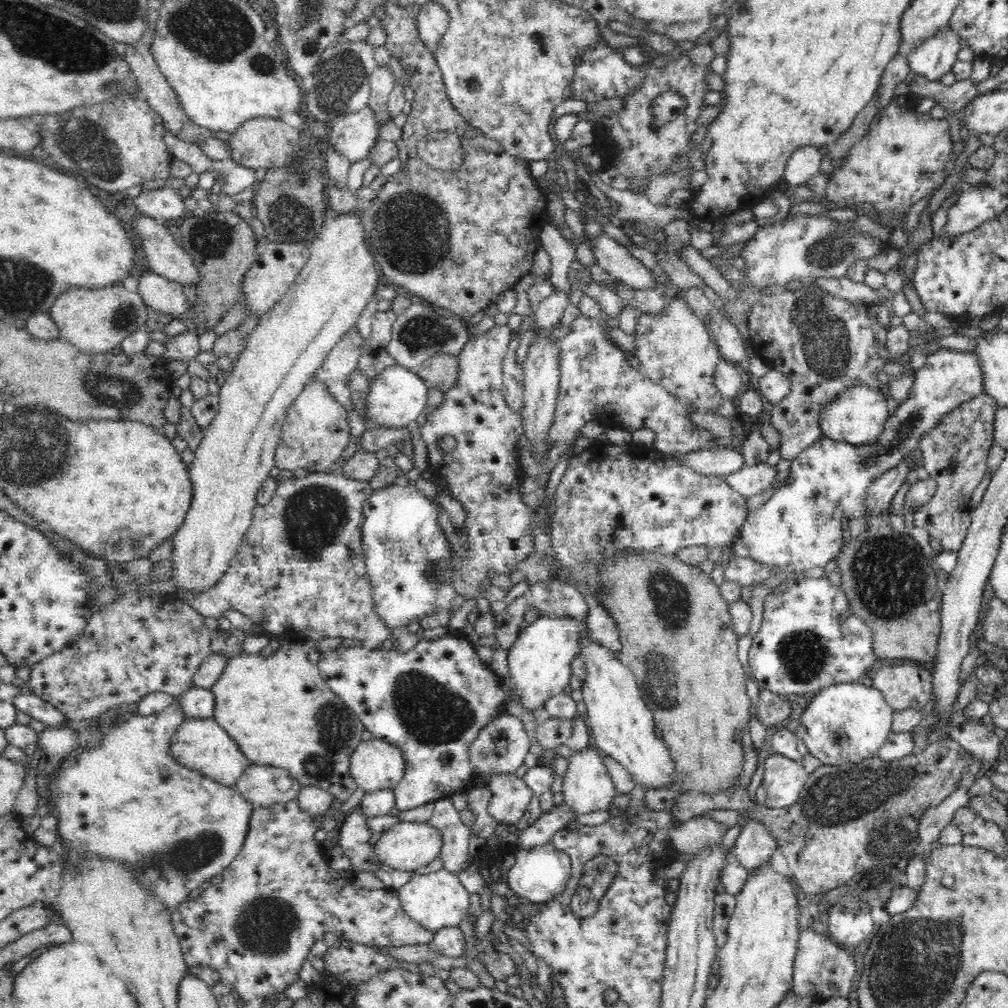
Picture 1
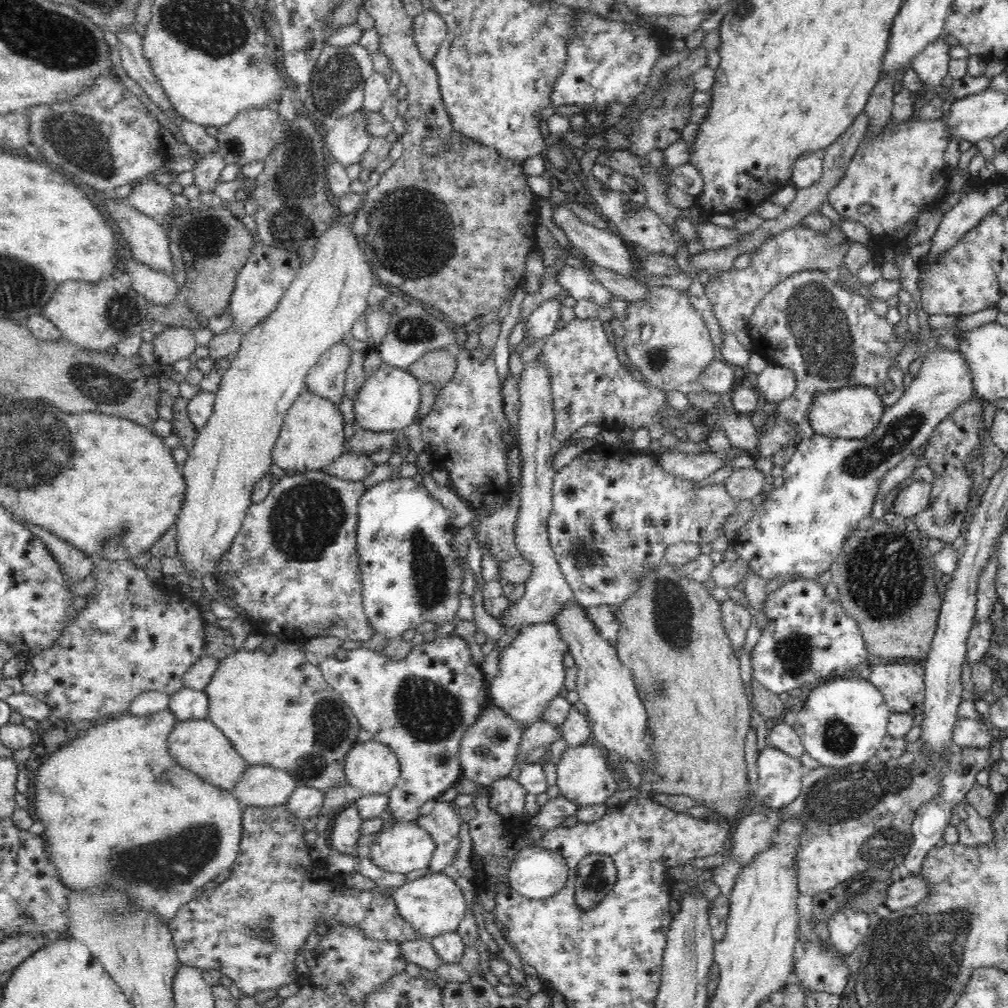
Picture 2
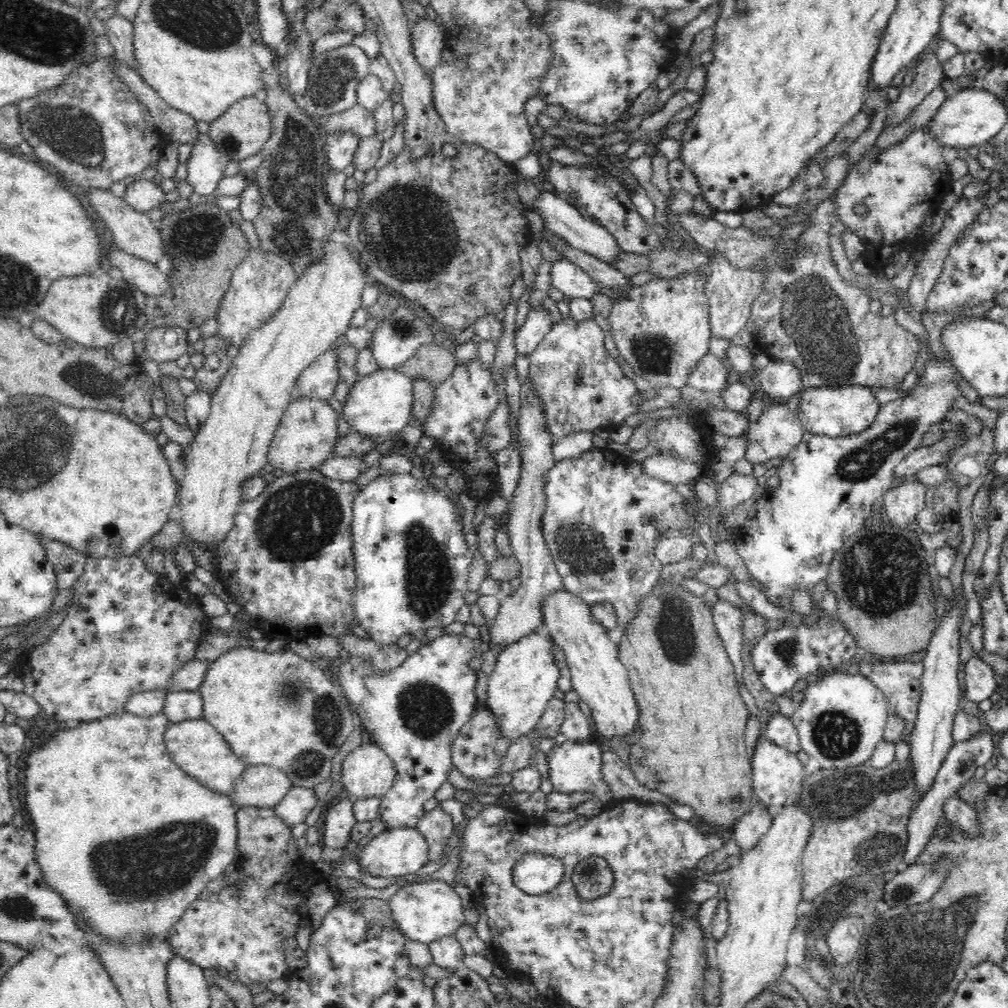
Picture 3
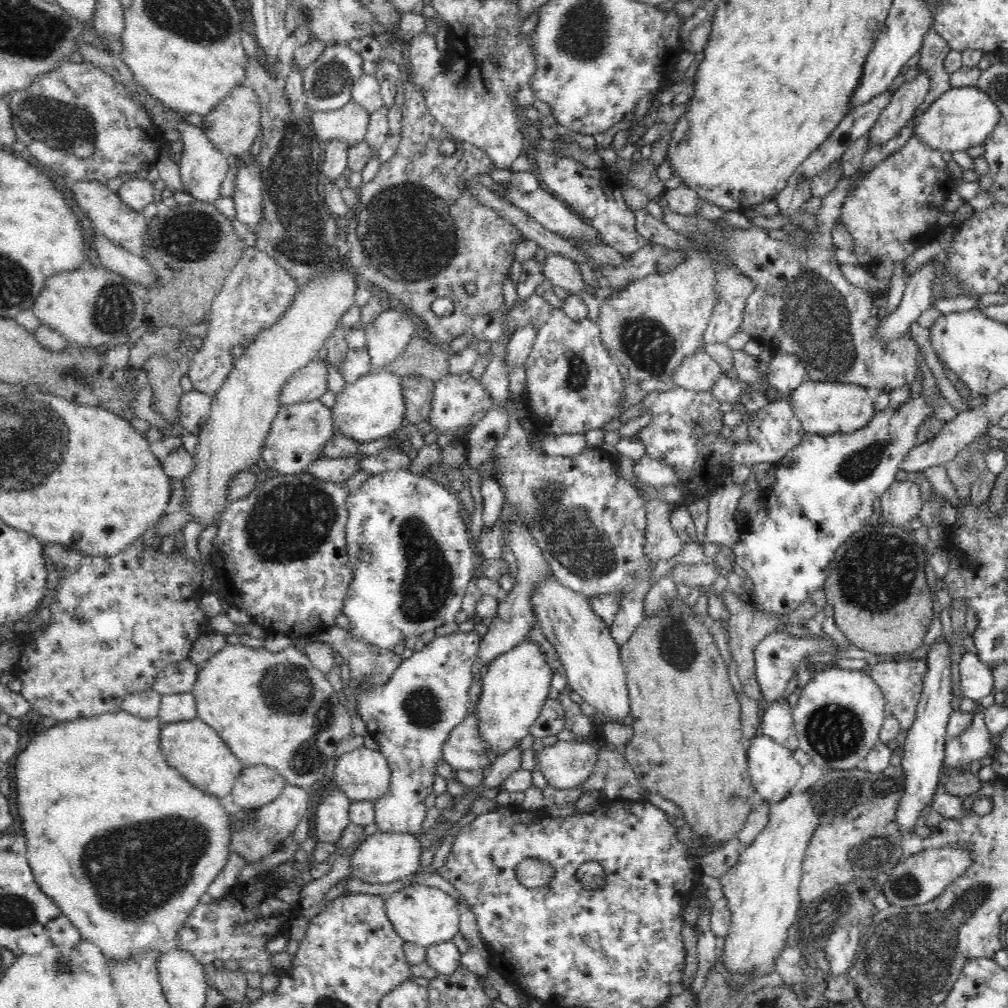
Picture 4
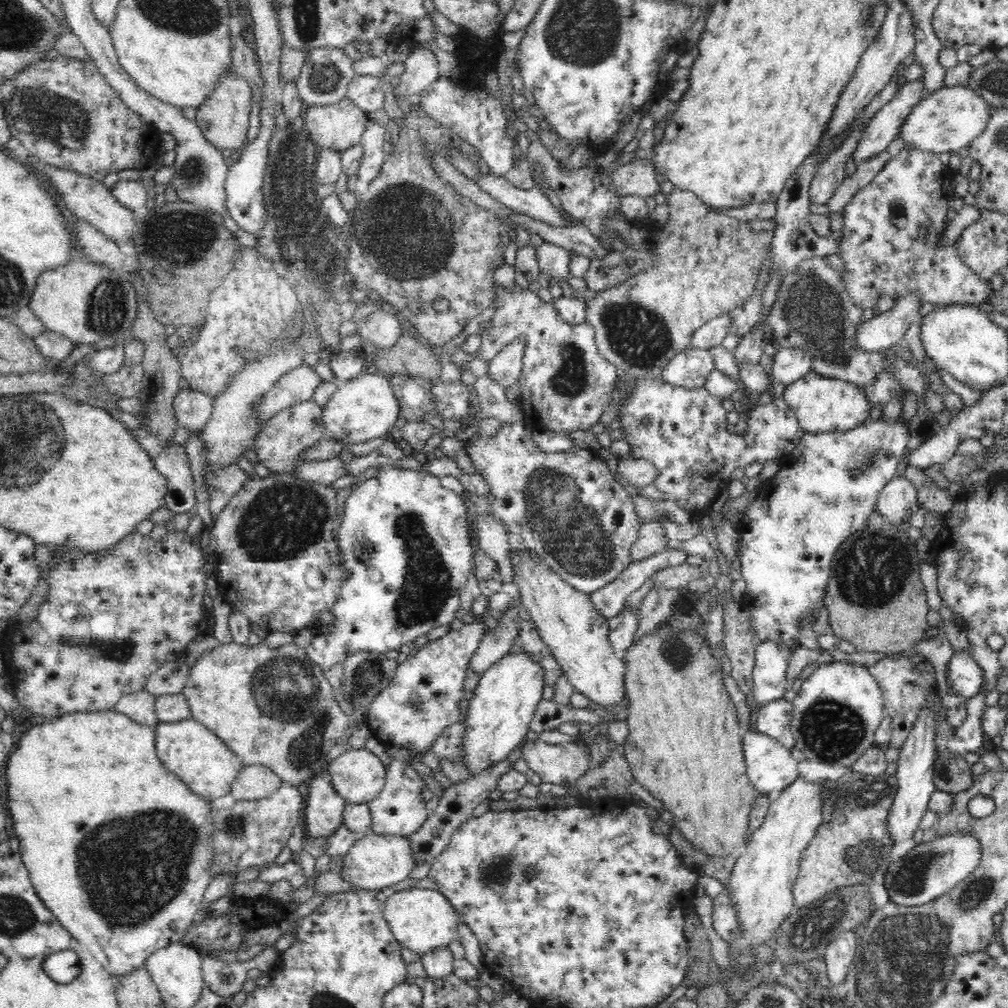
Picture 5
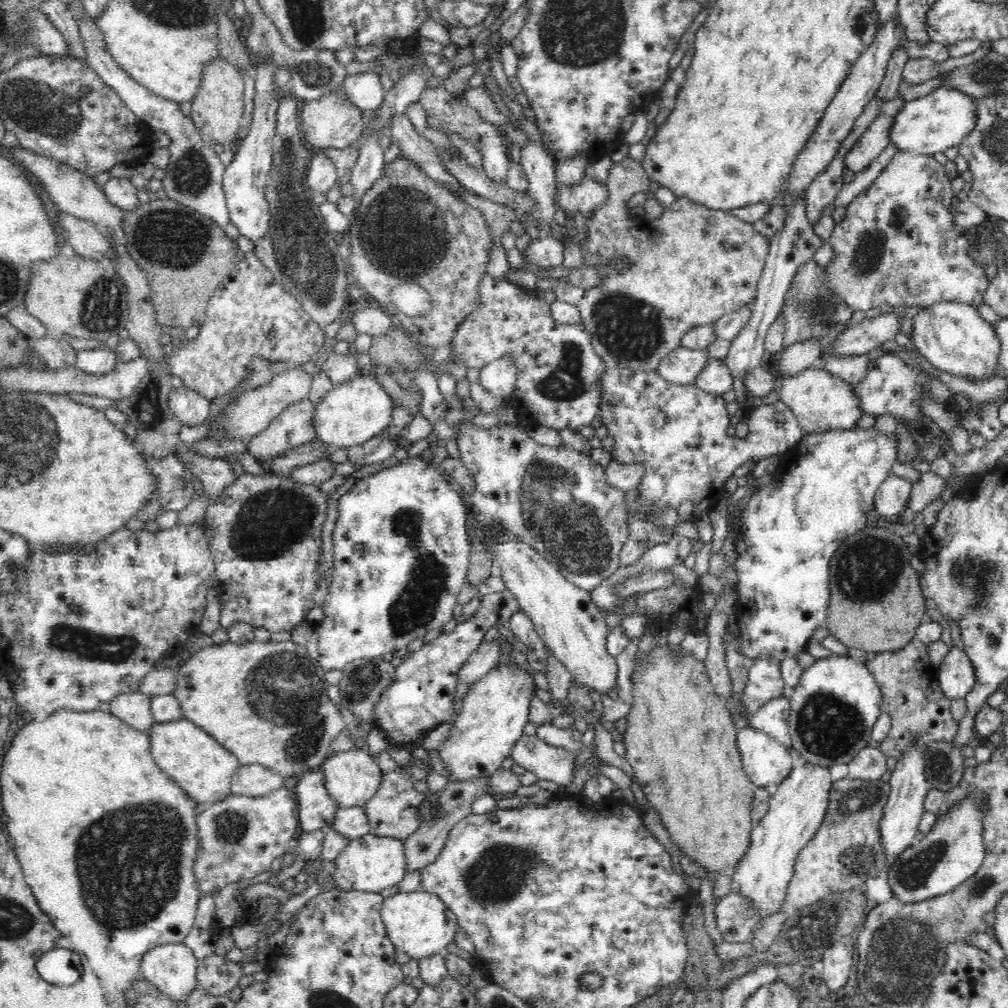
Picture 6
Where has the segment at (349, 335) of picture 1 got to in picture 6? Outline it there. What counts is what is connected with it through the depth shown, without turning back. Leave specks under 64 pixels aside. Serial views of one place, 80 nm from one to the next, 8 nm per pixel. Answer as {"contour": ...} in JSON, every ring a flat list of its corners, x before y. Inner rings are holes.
{"contour":[[290,368,273,378,273,381,262,388,256,388,244,396,238,398,238,402,228,404,226,408,227,418,225,419,225,428,231,439,249,442,256,434,268,428,272,420,282,414,288,406,295,402,308,399,312,392,312,375,304,372,302,368]]}

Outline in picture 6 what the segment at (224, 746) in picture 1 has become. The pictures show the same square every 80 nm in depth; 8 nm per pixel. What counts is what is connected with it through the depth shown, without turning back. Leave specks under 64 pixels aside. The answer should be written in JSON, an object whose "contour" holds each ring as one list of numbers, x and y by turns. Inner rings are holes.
{"contour":[[184,718,176,721,155,723,150,730,150,748,152,756,159,764,159,768,165,774,171,776,172,780,179,782,179,786,188,790,187,794,198,803,216,803,228,798,231,795,231,784,236,772,241,768,241,764,232,751,224,748,216,738,208,734,208,731,196,725,196,723]]}

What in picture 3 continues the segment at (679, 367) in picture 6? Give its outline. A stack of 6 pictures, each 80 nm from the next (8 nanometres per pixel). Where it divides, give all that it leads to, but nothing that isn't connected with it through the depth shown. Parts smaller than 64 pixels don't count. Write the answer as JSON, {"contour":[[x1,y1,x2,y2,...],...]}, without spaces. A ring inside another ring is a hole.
{"contour":[[708,354,703,362,692,370,688,385,710,395,718,395,728,386,728,368,723,360,718,360,714,354]]}

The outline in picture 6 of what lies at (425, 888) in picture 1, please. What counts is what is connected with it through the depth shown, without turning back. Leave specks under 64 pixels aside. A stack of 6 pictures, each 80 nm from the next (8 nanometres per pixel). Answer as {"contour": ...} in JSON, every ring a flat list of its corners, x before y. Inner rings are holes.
{"contour":[[416,890,416,892,398,892,386,898,381,917,386,925,388,937,396,945,396,950,406,951,410,958,421,959,440,953,448,948,456,936,459,927,456,915,443,902,438,894]]}

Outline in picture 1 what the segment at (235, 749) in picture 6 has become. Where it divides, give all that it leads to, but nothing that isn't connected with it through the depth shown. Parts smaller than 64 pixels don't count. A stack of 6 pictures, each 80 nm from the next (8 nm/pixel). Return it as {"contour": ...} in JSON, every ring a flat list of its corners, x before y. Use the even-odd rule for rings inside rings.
{"contour":[[285,640,270,656,261,653,230,657,227,669,219,681,212,686,216,695,214,718,220,726,236,739,240,750,254,765,271,765,285,769,292,778,301,782,303,787,322,788,348,800,359,788,351,776,352,754,362,742,364,723,356,713,327,685,318,665,307,659,306,645]]}

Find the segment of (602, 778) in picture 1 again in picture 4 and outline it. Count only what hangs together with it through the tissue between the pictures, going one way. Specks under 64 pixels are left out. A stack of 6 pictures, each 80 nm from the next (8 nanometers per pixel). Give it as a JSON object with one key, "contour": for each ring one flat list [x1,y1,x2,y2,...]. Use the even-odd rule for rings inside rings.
{"contour":[[580,739,558,741,552,746,544,746,535,754,536,764,544,775,547,785,559,790,571,790,588,782,596,767,599,750,592,744,582,742]]}

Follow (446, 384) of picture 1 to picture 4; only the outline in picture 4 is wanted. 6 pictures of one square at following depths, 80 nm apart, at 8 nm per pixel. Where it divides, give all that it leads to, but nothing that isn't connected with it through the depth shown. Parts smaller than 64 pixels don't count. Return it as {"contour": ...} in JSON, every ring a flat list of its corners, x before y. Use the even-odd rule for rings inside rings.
{"contour":[[418,338,408,346,405,354,400,359,397,359,392,365,387,367,387,370,401,377,420,375,438,384,441,378,448,375,450,360,450,354,442,350,437,344,429,344,426,340]]}

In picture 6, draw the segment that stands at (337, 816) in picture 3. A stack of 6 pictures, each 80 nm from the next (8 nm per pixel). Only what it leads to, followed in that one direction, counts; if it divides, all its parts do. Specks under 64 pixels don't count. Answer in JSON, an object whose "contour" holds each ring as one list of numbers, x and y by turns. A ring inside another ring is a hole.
{"contour":[[322,769,305,773,298,780,291,783,299,800,299,822,304,832,316,832,316,830,328,831,336,823,336,813,341,808,339,803,329,794,325,773]]}

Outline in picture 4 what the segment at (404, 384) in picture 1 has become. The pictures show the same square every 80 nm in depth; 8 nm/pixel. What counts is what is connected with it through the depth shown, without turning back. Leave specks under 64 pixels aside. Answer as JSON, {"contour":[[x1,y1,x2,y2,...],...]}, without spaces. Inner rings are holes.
{"contour":[[388,370,380,373,368,373,355,381,347,382,337,394,332,408,335,427,347,438,362,442,380,439,396,430,402,430,406,417,406,395,402,377]]}

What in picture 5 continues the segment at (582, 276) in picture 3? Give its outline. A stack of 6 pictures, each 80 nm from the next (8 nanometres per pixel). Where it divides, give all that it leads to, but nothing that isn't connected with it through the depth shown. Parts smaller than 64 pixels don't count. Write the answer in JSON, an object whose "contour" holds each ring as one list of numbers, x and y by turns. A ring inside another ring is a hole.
{"contour":[[544,241,538,248,538,263,543,273,551,274,558,282,568,282,570,272,570,251,561,246]]}

